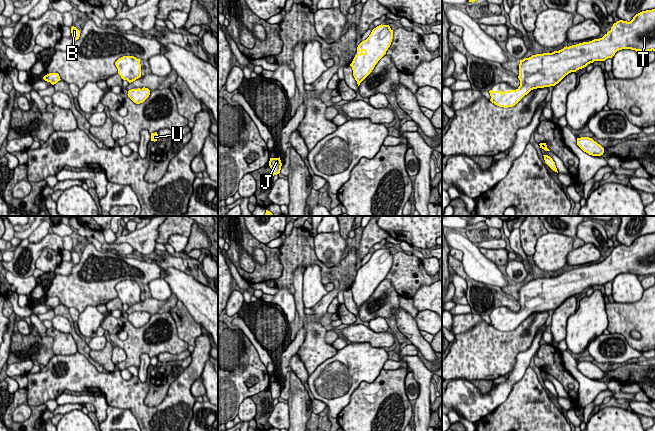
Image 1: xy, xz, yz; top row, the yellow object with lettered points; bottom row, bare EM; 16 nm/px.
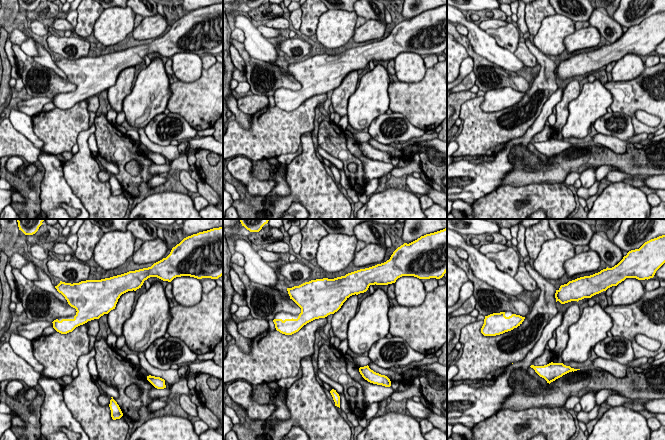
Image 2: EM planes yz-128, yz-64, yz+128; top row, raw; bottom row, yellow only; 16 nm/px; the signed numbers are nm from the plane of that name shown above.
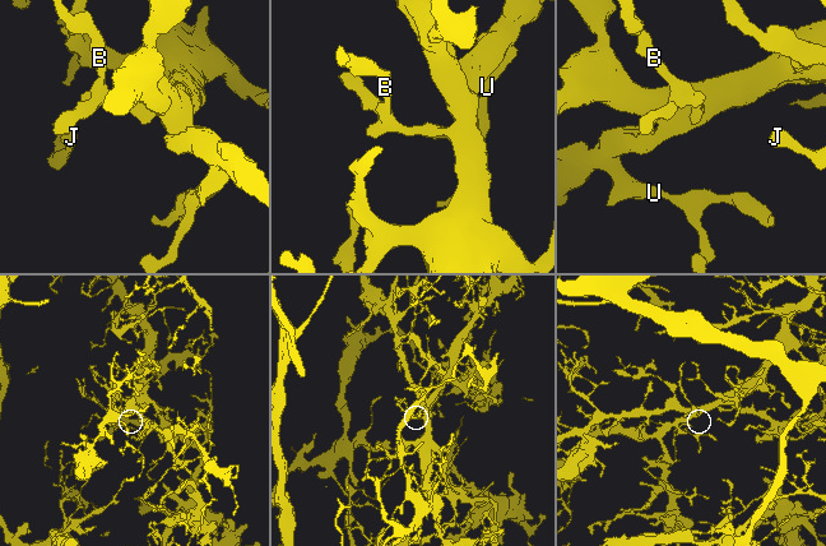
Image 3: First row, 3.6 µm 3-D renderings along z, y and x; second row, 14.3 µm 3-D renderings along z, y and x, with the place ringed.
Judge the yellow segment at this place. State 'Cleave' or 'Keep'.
Keep

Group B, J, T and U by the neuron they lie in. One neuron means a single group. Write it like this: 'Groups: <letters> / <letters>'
Groups: B J T U

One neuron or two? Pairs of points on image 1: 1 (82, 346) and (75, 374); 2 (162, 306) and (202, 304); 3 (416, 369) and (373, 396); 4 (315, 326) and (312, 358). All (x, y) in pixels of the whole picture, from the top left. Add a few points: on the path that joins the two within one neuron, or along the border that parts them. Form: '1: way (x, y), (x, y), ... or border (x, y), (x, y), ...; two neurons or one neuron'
1: border (78, 351), (96, 369); two neurons
2: border (172, 292), (178, 299); two neurons
3: border (406, 365), (409, 370); two neurons
4: way (314, 334), (314, 350); one neuron

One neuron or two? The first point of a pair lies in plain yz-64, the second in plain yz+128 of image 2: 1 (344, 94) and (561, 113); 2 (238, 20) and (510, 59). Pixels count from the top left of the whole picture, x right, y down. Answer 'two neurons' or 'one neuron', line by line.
1: one neuron
2: one neuron

